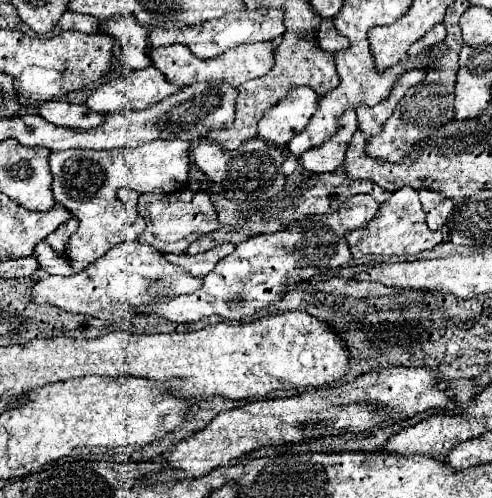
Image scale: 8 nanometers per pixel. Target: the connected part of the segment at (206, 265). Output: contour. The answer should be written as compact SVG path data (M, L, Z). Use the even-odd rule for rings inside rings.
M223 244L217 246L205 254L197 254L197 256L189 256L189 254L181 254L181 256L173 256L173 254L163 254L165 260L169 260L171 264L181 266L185 272L189 272L191 276L205 276L213 270L213 266L225 258L227 254L231 254L235 250L233 244Z

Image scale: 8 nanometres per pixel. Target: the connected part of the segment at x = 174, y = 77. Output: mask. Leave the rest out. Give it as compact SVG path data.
M259 42L259 44L247 44L247 46L227 50L221 56L211 58L211 60L199 60L187 46L171 44L167 48L151 50L151 62L153 62L153 66L157 70L161 70L165 74L167 82L171 82L175 86L187 86L187 84L193 84L193 82L203 81L227 81L231 82L233 86L241 86L249 78L263 76L263 74L267 74L271 70L273 52L275 52L273 42Z

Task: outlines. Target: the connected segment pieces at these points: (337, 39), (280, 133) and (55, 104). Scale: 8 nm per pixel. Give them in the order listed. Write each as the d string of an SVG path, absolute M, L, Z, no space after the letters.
M325 18L319 26L319 32L317 32L317 38L319 38L319 44L323 50L327 52L341 52L345 50L349 44L347 44L347 38L345 36L339 36L335 32L335 24L333 24L333 18Z
M307 86L291 90L279 104L263 114L259 120L259 138L275 146L285 146L295 132L307 126L307 120L317 108L317 98L319 96Z
M61 100L41 104L39 116L43 116L47 122L51 122L55 126L83 130L83 132L97 128L105 120L105 116L99 112L91 112L91 110L83 108L81 104L67 104Z

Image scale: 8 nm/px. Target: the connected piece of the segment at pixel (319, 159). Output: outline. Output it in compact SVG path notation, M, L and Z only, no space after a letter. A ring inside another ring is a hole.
M347 110L343 116L339 116L339 128L335 130L335 134L327 138L321 146L311 148L307 160L301 160L303 168L311 174L333 172L343 162L345 150L355 130L357 130L357 114L353 110Z

